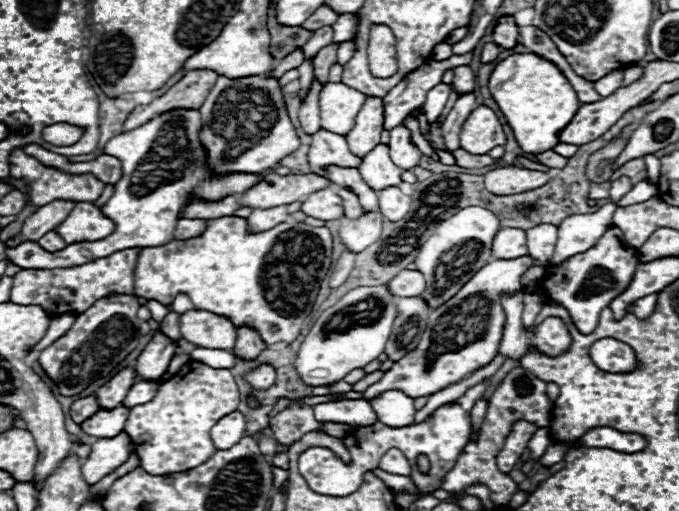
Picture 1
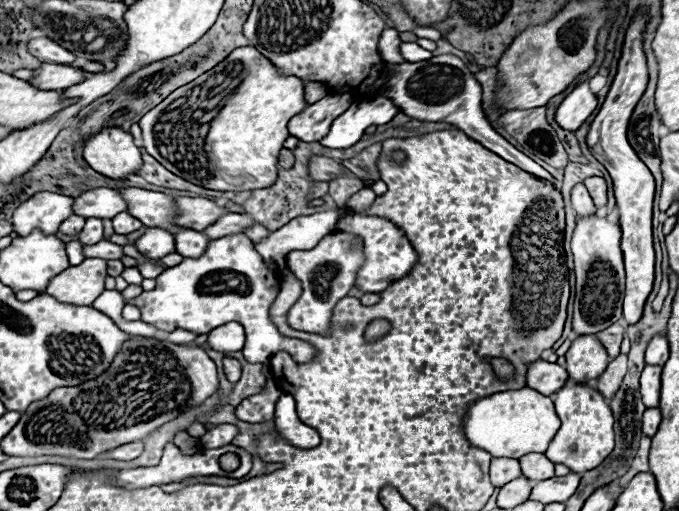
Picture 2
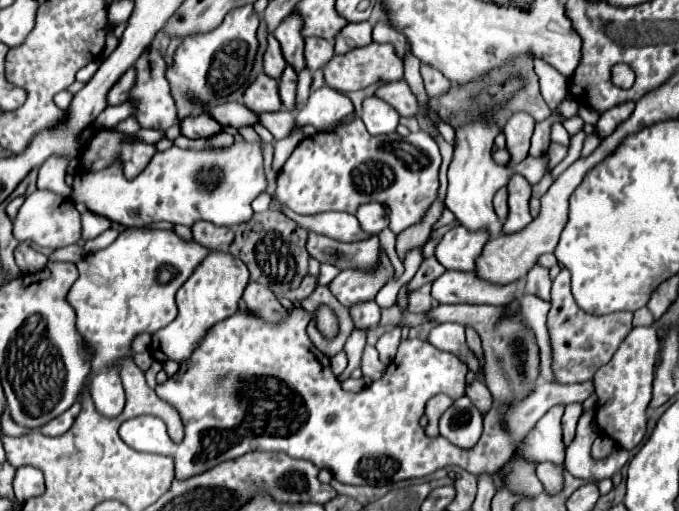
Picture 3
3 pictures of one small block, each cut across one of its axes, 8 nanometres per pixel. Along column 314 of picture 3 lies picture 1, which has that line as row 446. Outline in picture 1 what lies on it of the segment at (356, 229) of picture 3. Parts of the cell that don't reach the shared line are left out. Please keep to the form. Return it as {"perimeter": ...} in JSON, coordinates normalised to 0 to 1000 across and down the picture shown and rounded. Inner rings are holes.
{"perimeter":[[[351,802],[342,806],[339,814],[330,814],[327,822],[321,822],[321,830],[315,830],[315,838],[309,845],[318,881],[336,881],[348,865],[353,865],[353,857],[362,849],[359,834],[362,834],[362,822],[359,822],[356,806],[351,806]]]}

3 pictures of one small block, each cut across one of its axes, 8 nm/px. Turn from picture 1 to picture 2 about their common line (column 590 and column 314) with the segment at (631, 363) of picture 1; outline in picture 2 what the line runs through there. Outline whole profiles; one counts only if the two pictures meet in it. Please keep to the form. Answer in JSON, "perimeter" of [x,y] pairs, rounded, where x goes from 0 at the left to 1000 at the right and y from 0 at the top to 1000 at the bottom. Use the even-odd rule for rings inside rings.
{"perimeter":[[[359,458],[327,462],[309,470],[300,497],[292,505],[271,505],[262,521],[244,524],[230,544],[230,564],[209,571],[203,583],[189,587],[209,611],[209,630],[230,638],[233,646],[253,650],[271,642],[292,654],[333,634],[353,630],[362,646],[359,701],[365,708],[392,712],[409,685],[421,685],[436,708],[457,708],[468,689],[459,673],[436,661],[418,661],[398,626],[398,599],[409,579],[412,536],[398,528],[383,497],[371,485],[371,474]]]}

